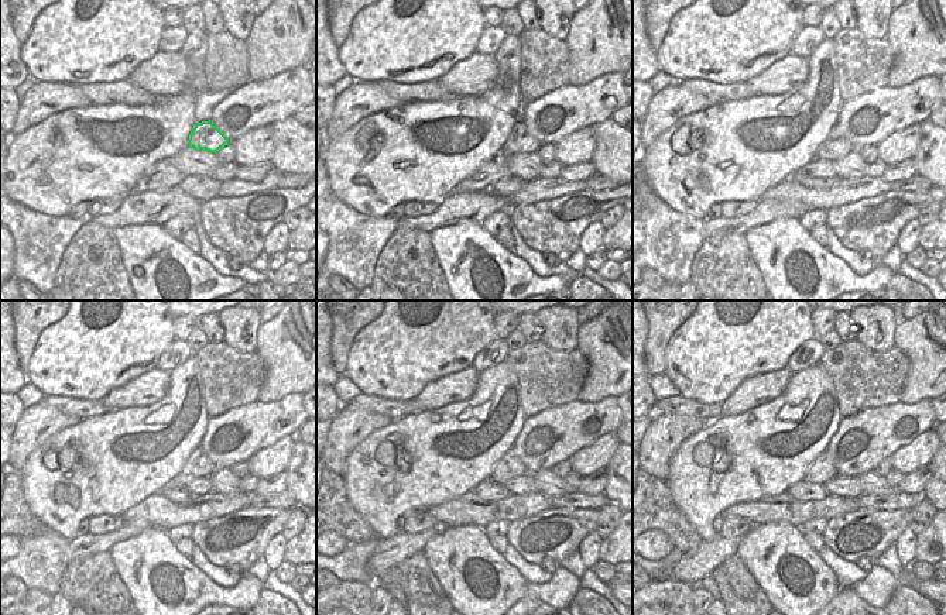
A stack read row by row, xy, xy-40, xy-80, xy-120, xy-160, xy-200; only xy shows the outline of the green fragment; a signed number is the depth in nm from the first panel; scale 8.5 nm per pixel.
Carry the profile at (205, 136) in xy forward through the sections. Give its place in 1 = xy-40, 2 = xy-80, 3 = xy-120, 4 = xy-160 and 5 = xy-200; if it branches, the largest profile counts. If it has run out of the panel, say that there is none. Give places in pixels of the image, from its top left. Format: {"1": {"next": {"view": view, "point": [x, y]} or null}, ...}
{"1": {"next": {"view": "xy-40", "point": [518, 140]}}, "2": {"next": {"view": "xy-80", "point": [835, 147]}}, "3": {"next": {"view": "xy-120", "point": [198, 464]}}, "4": {"next": {"view": "xy-160", "point": [510, 466]}}, "5": {"next": {"view": "xy-200", "point": [822, 470]}}}

